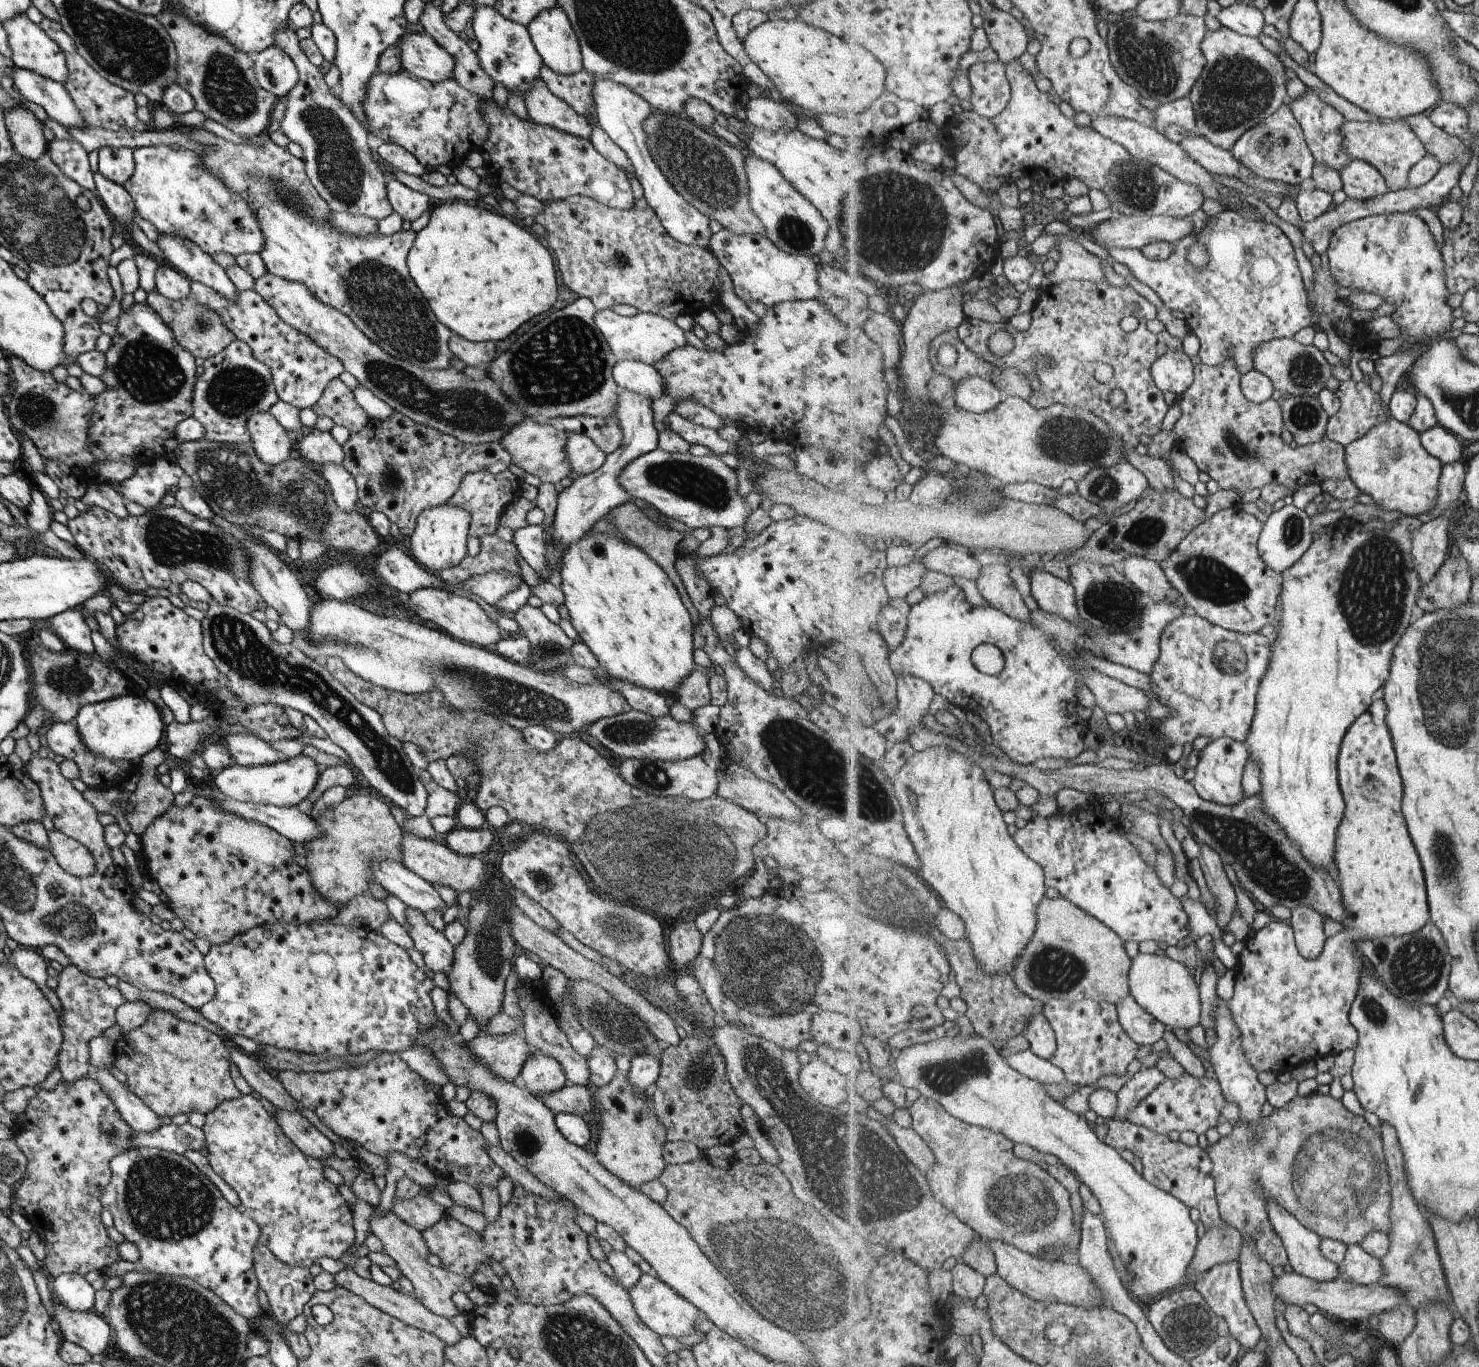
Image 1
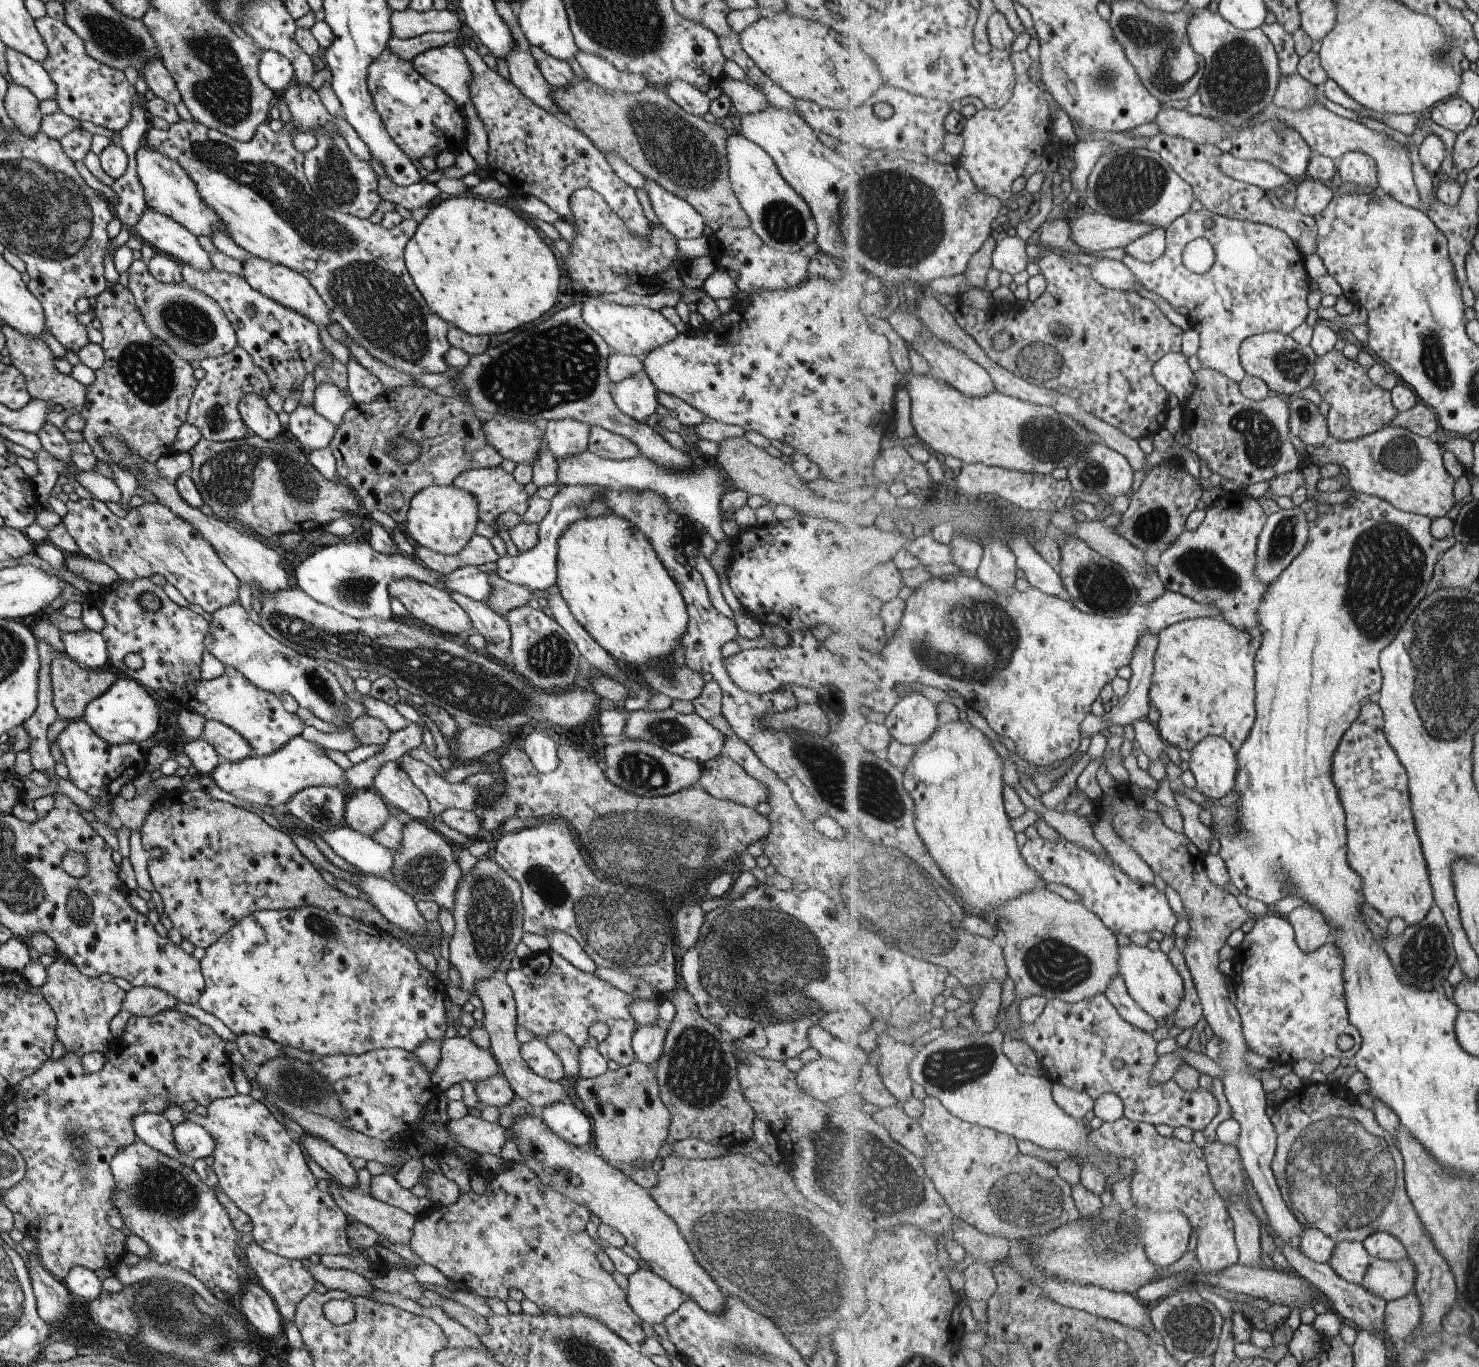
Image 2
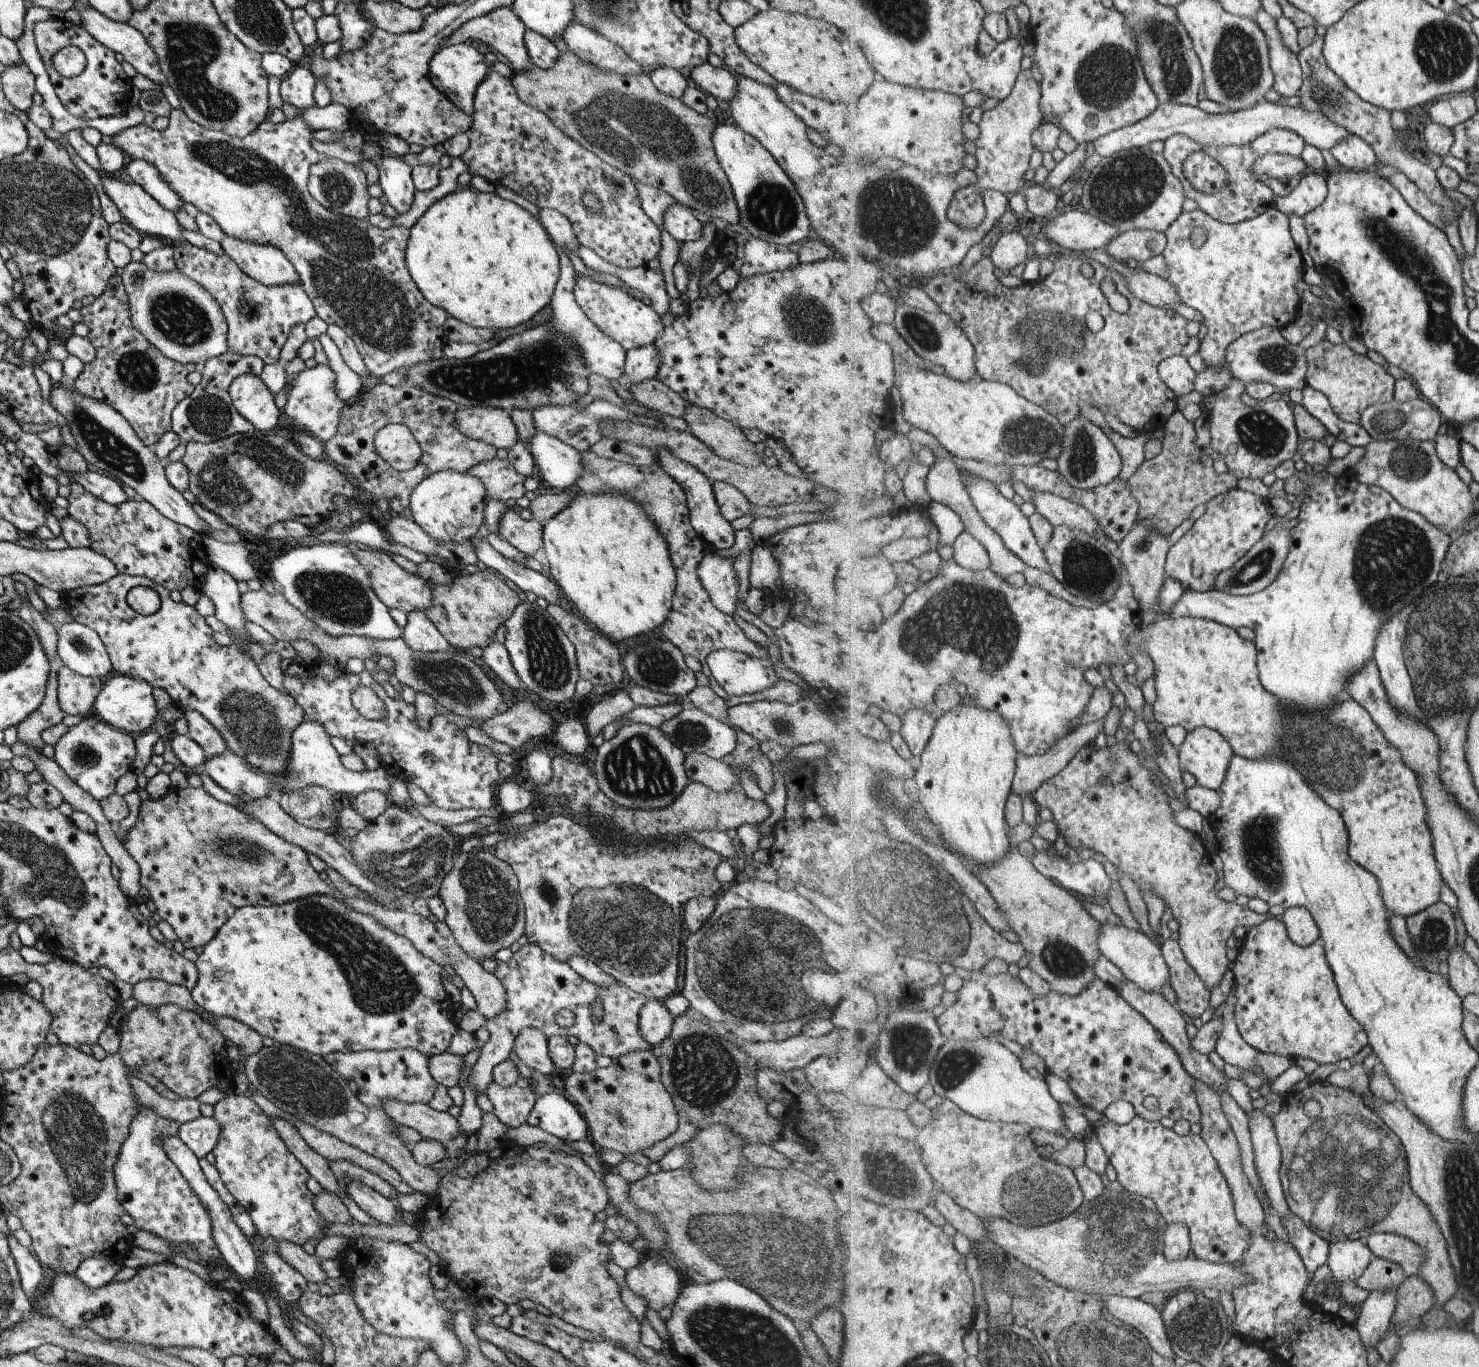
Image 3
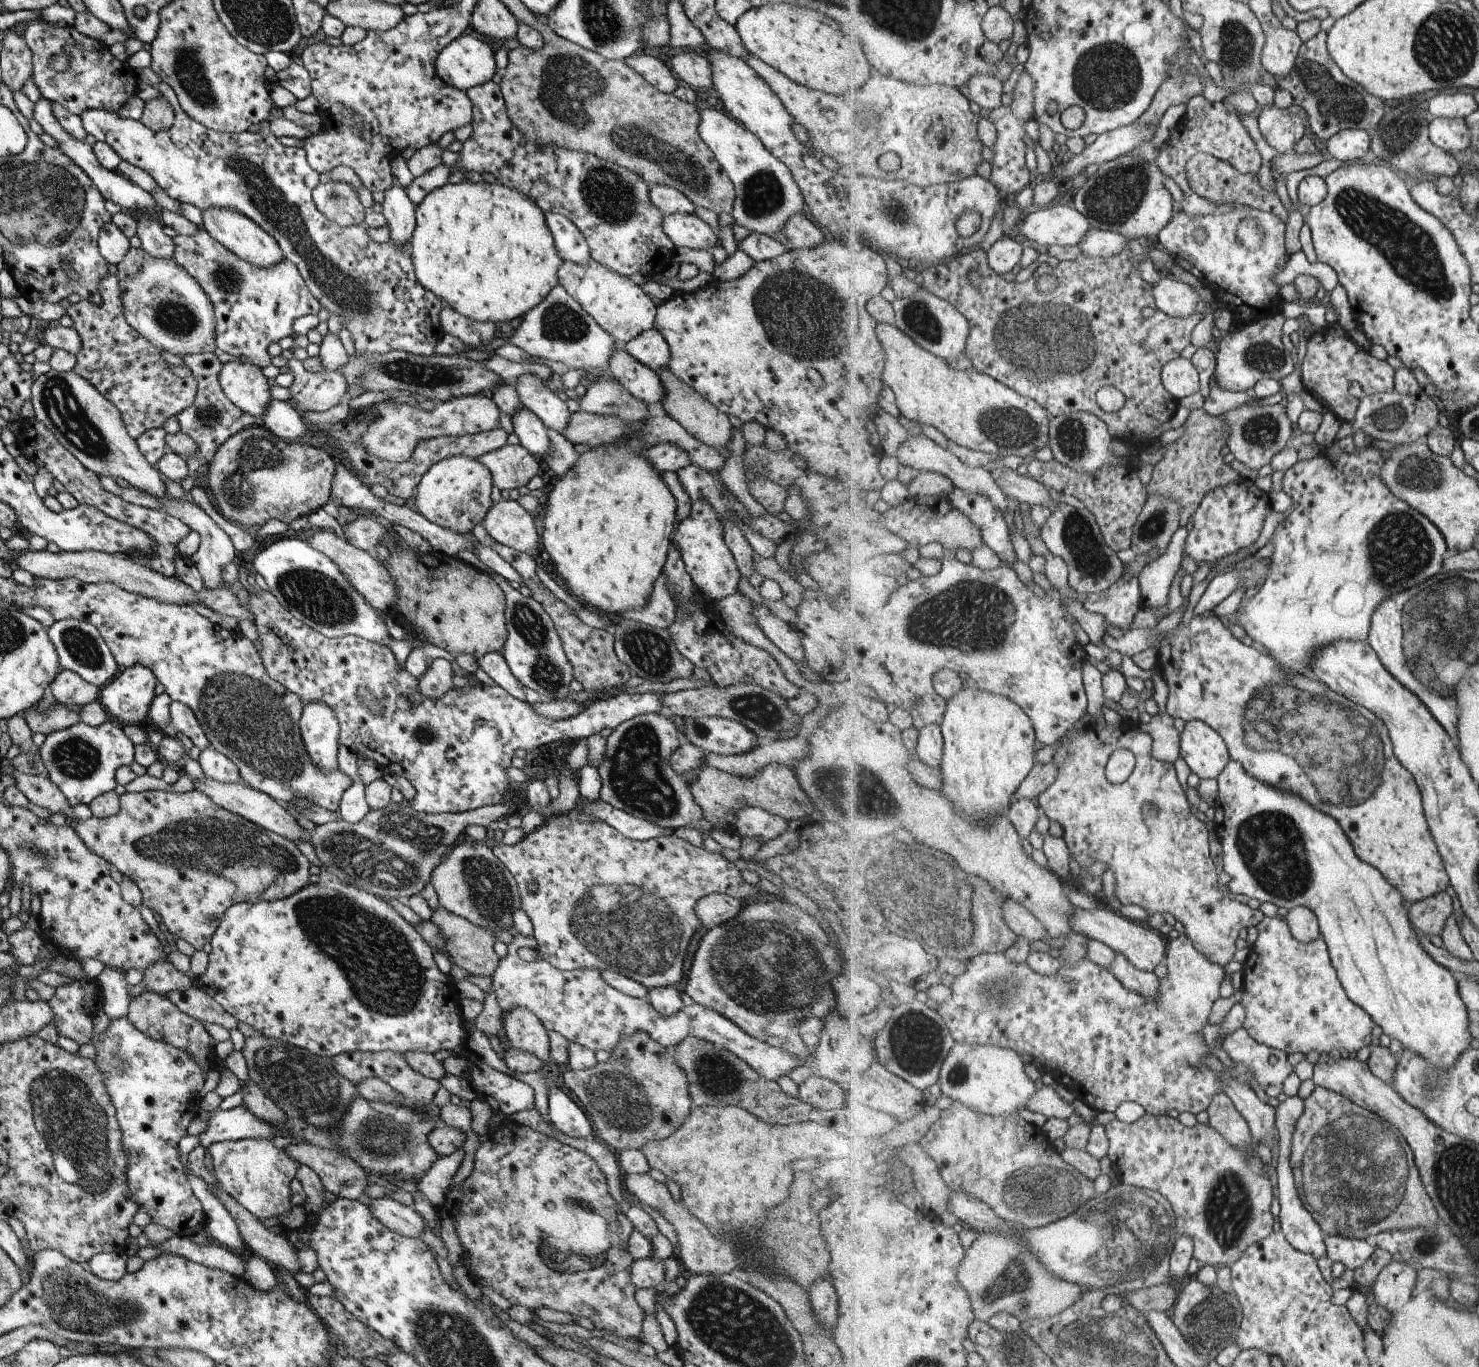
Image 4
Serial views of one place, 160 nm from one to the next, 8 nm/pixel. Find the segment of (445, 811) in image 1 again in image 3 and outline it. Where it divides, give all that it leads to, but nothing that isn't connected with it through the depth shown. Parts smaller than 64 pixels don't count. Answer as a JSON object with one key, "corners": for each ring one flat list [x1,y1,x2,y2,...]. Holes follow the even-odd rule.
{"corners":[[315,662,307,666,307,668,311,668,310,674,312,677,306,681,287,674,283,674,282,678,283,690,303,709,305,719,320,722,320,725,323,725,323,728,330,737,349,739,358,745,361,743,370,745,374,749,377,766,383,768,383,770,386,770,402,782,413,782,415,786,423,790,425,796,427,796,430,804,433,804,433,806,447,810,461,810,461,808,477,809,495,806,493,794,495,794,495,790,501,781,501,777,495,766,499,761,497,755,484,745,471,743,463,734,463,730,467,726,479,728,483,722,482,719,479,717,461,717,447,710,440,710,429,719,428,727,422,729,416,721,414,706,405,703,400,696,398,699,387,696,382,686,373,680,371,672,361,671,357,674,347,674,339,668,341,674,327,682,319,674,315,674,315,666],[359,684,371,687,371,690,383,701,386,710,385,718,378,721,370,721,363,718,352,707,350,692]]}

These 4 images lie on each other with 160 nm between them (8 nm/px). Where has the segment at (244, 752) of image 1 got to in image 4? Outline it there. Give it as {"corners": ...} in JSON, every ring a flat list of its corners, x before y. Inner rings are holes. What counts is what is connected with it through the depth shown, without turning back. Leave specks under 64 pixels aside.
{"corners":[[171,701,168,713,170,724,173,724,177,733,189,740,189,745,199,750,209,746,197,719,188,706,179,701]]}

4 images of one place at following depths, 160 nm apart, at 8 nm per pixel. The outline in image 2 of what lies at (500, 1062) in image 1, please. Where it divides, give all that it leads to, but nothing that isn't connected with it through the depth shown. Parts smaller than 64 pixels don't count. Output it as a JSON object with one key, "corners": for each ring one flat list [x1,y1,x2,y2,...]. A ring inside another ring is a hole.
{"corners":[[455,1035,447,1038,439,1048,439,1062,431,1072,430,1080,440,1092,453,1084,485,1080,489,1076,502,1074,490,1048,483,1050,475,1046,468,1036]]}

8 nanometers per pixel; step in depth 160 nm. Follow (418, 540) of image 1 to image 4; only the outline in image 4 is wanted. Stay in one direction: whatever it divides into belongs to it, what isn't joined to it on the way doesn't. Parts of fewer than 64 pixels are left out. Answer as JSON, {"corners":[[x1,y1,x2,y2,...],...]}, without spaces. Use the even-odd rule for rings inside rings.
{"corners":[[463,455,450,456,430,465,414,490,415,510,429,522,441,528,464,535,475,524,481,524,484,514,492,505,489,492,492,478,487,467,477,459]]}

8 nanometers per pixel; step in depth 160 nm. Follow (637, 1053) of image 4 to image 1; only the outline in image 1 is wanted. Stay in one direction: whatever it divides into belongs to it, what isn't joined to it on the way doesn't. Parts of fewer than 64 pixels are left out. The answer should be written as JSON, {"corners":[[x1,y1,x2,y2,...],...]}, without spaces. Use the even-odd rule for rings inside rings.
{"corners":[[617,1072,611,1082,605,1086,590,1087,595,1104,594,1111,599,1114,599,1122,601,1122,594,1156,609,1174,619,1178,627,1186,638,1189,645,1182,658,1179,665,1169,661,1155,662,1147,666,1142,665,1128,657,1122,649,1096,648,1098,637,1096,625,1077,624,1073]]}

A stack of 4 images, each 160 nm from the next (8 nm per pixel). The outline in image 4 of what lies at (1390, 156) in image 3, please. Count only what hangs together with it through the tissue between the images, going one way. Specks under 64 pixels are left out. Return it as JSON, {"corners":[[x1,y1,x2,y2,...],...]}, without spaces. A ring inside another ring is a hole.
{"corners":[[1319,31,1312,39,1303,43,1295,60,1293,73,1286,77,1275,77,1277,90,1274,104,1286,109,1300,106,1308,112,1312,132,1317,139,1326,142,1342,129,1362,129,1373,134,1387,113,1388,104,1372,96,1366,88,1349,78,1328,49,1328,32]]}

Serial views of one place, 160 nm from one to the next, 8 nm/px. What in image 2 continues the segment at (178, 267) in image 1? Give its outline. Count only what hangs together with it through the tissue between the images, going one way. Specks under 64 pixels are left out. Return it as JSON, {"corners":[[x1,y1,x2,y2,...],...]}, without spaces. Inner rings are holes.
{"corners":[[145,207,134,227,141,240,145,240,153,250,163,252,179,265,189,265,199,272,213,268,209,254,199,246,196,236,171,218]]}

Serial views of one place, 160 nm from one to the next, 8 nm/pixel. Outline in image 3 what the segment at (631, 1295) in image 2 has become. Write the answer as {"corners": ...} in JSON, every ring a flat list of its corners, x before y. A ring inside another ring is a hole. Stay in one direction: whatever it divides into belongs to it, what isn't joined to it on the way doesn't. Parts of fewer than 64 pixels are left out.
{"corners":[[643,1255,633,1268,625,1271,624,1278,628,1289,642,1296,648,1308,658,1312,677,1298,681,1274,671,1263]]}

